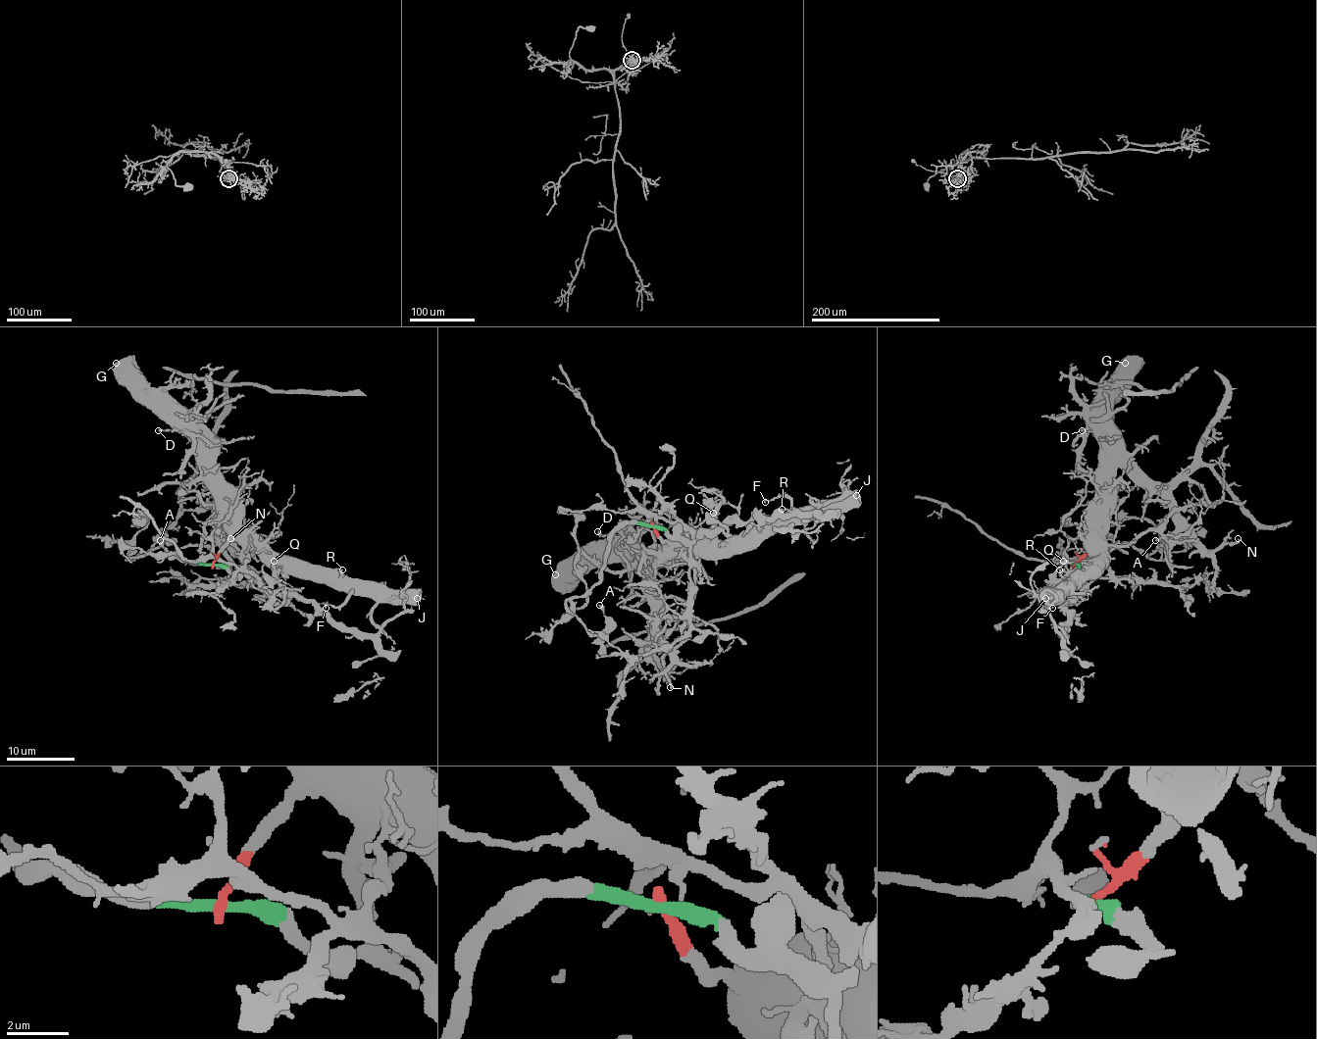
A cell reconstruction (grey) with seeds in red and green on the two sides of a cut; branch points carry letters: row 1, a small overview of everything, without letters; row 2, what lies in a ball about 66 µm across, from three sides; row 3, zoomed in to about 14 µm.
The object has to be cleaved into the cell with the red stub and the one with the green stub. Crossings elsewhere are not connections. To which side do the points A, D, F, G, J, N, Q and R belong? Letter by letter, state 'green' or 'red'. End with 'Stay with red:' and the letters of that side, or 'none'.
A: green
D: red
F: red
G: red
J: red
N: red
Q: red
R: red
Stay with red: D, F, G, J, N, Q, R

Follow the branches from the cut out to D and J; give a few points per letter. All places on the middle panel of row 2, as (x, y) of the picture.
D: (652, 525), (667, 543), (664, 546), (632, 550), (616, 538), (602, 536), (597, 531)
J: (652, 525), (671, 541), (737, 541), (751, 527), (793, 509), (857, 495)

